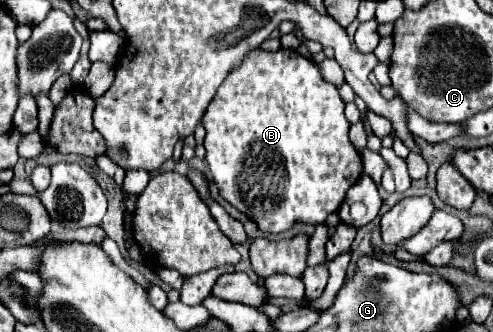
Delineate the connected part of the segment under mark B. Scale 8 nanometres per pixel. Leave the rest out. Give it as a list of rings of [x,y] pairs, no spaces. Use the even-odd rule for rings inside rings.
[[[254,46],[252,50],[248,50],[244,54],[244,58],[240,60],[240,64],[234,66],[228,72],[226,80],[216,90],[210,106],[206,108],[202,124],[204,124],[204,130],[206,130],[206,138],[204,138],[206,162],[208,162],[208,168],[212,172],[214,182],[216,182],[216,186],[220,190],[220,196],[224,200],[228,200],[232,206],[236,206],[240,212],[250,216],[254,222],[258,222],[260,230],[264,230],[264,232],[274,232],[274,234],[286,232],[294,222],[310,222],[310,224],[324,222],[330,212],[340,208],[340,204],[342,204],[342,200],[346,196],[346,190],[358,180],[358,176],[362,176],[362,156],[360,156],[360,152],[354,150],[354,146],[348,140],[350,124],[348,124],[348,120],[344,116],[344,102],[342,102],[342,98],[338,94],[338,88],[322,78],[320,70],[318,70],[318,66],[314,62],[302,58],[294,50],[280,48],[280,50],[272,52],[272,50],[264,50],[262,46]]]

